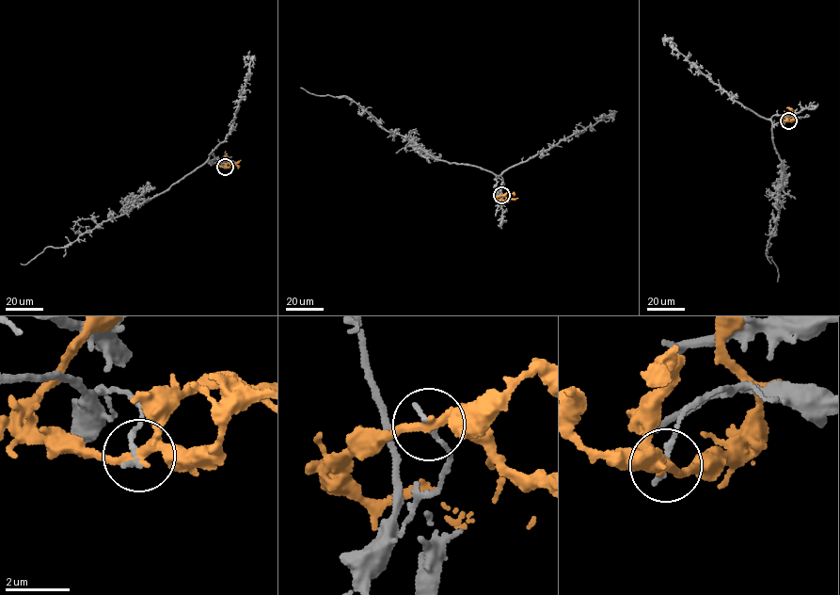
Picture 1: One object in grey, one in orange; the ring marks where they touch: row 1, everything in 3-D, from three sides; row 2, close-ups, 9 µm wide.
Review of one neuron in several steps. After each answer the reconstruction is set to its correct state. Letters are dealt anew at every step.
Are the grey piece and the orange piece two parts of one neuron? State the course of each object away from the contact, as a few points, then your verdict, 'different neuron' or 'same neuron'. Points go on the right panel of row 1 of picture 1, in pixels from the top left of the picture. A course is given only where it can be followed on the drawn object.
course grey (788, 120), (771, 129), (784, 170), (779, 212), (766, 253), (777, 267), (777, 281); course orange (788, 120), (793, 118), (786, 107); different neuron

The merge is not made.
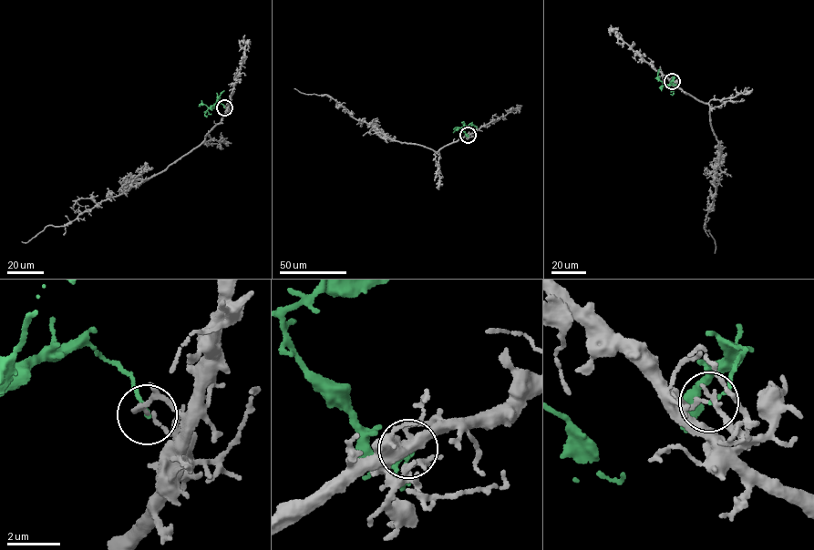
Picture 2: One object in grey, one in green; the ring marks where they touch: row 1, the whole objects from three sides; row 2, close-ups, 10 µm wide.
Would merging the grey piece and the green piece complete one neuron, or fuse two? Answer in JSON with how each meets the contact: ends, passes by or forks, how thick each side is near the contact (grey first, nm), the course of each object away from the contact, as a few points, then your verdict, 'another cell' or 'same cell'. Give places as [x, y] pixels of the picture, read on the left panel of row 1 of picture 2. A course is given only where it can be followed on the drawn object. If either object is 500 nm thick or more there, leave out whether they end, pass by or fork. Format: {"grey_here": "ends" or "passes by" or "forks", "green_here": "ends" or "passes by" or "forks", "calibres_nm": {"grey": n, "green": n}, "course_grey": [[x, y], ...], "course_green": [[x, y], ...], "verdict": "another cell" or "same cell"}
{"grey_here": "ends", "green_here": "ends", "calibres_nm": {"grey": 130, "green": 120}, "course_grey": [[224, 107], [221, 121], [202, 143], [165, 169], [66, 224], [48, 226], [25, 242], [21, 241]], "course_green": [[224, 107], [220, 103], [212, 107], [224, 90]], "verdict": "another cell"}

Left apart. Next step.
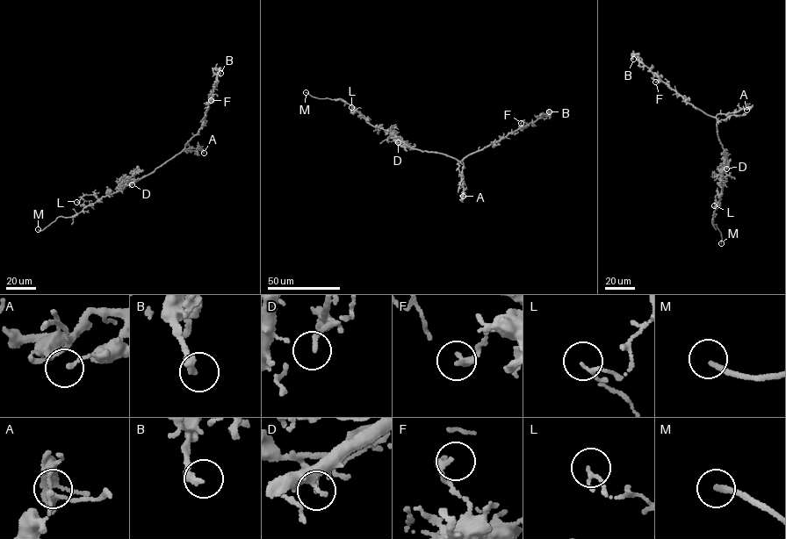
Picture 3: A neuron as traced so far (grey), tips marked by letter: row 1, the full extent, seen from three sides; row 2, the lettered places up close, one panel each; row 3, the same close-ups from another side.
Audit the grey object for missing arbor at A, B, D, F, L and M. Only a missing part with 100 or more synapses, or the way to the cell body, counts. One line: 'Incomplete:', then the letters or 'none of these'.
Incomplete: M

